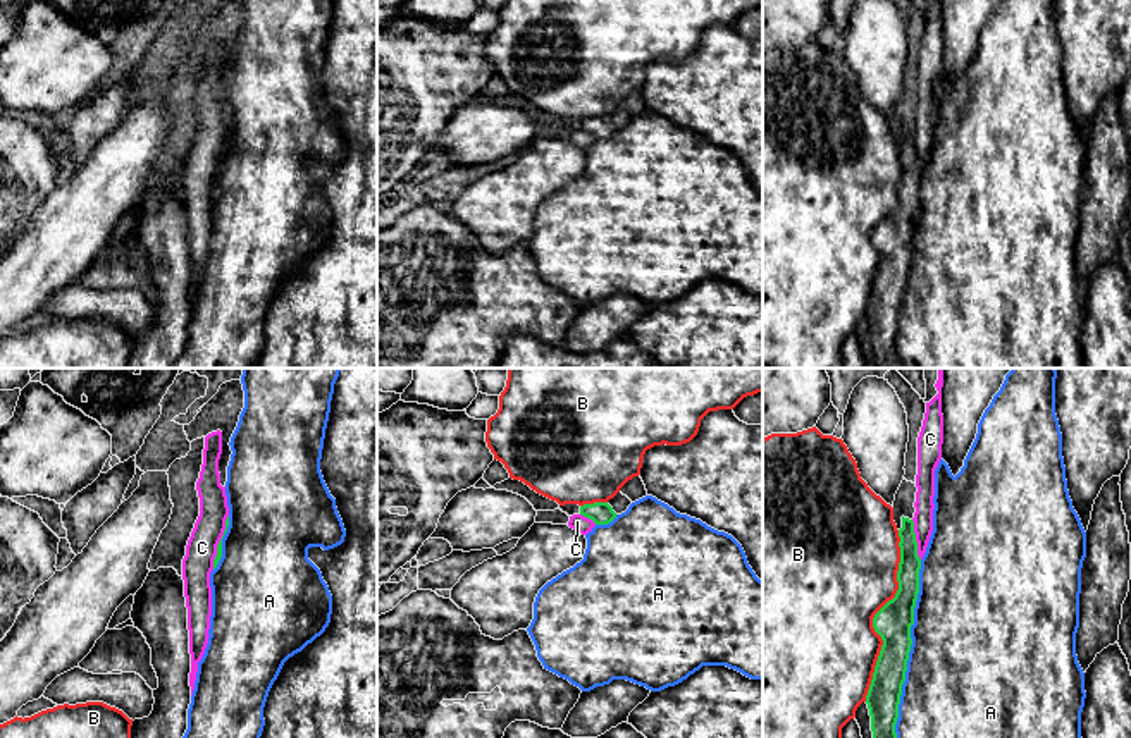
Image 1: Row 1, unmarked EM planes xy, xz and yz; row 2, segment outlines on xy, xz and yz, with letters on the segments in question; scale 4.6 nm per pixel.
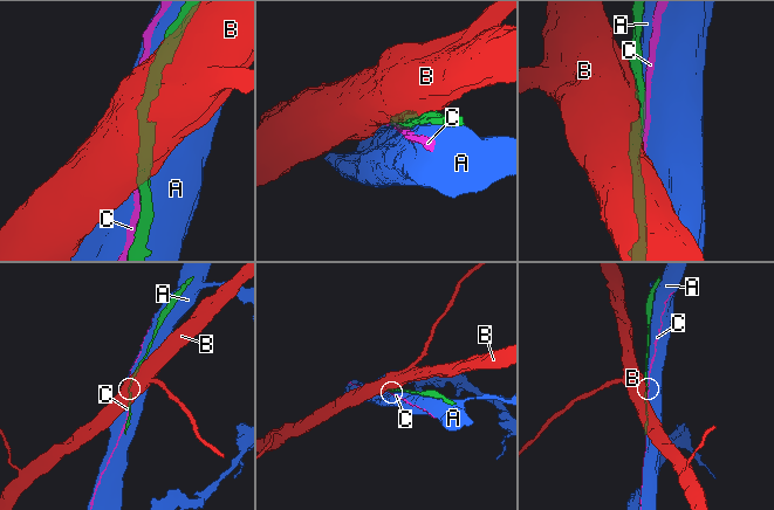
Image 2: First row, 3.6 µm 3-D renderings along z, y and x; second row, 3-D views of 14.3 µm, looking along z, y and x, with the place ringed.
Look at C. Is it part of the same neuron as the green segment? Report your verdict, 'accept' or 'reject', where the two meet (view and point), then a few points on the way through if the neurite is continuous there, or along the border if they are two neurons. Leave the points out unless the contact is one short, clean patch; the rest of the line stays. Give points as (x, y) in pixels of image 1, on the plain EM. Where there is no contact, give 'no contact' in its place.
reject | xy (219, 157)

